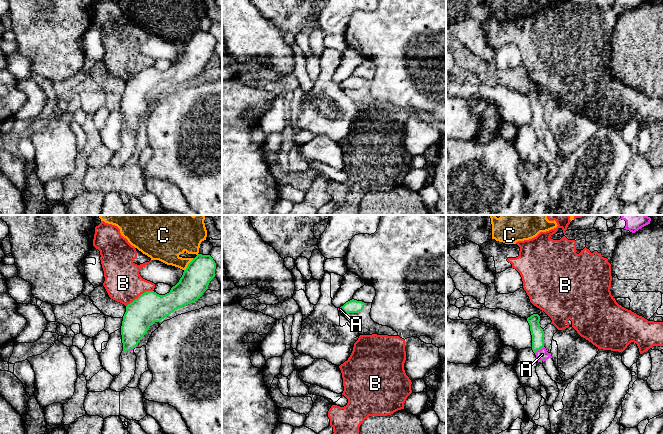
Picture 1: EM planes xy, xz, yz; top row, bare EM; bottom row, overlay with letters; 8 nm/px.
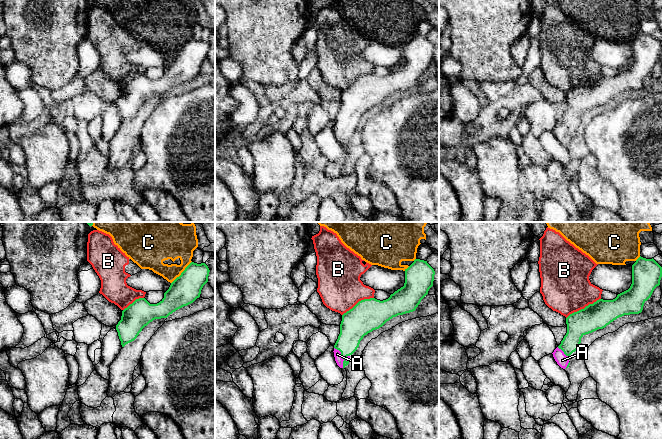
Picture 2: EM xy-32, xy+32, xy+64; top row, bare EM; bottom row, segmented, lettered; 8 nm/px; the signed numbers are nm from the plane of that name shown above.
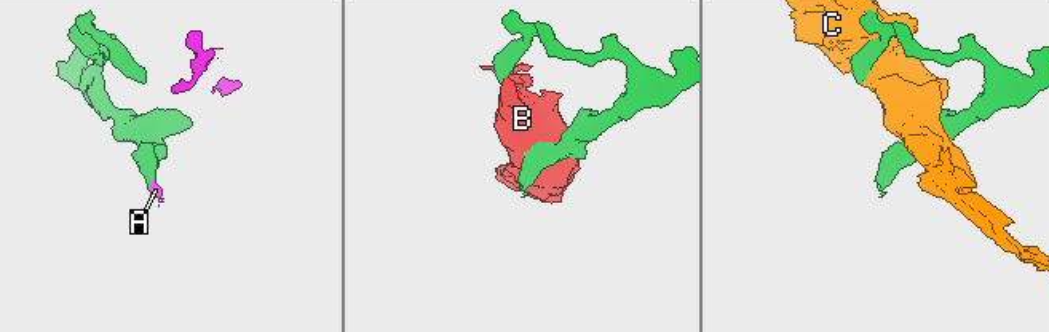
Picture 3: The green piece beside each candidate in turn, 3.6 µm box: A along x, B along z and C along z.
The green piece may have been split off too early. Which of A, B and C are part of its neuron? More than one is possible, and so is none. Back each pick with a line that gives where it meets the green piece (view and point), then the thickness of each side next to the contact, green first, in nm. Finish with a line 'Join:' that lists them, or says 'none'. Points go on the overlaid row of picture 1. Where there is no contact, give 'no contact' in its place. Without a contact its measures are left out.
A: yz (538, 349) | 100/90 nm
Join: A

